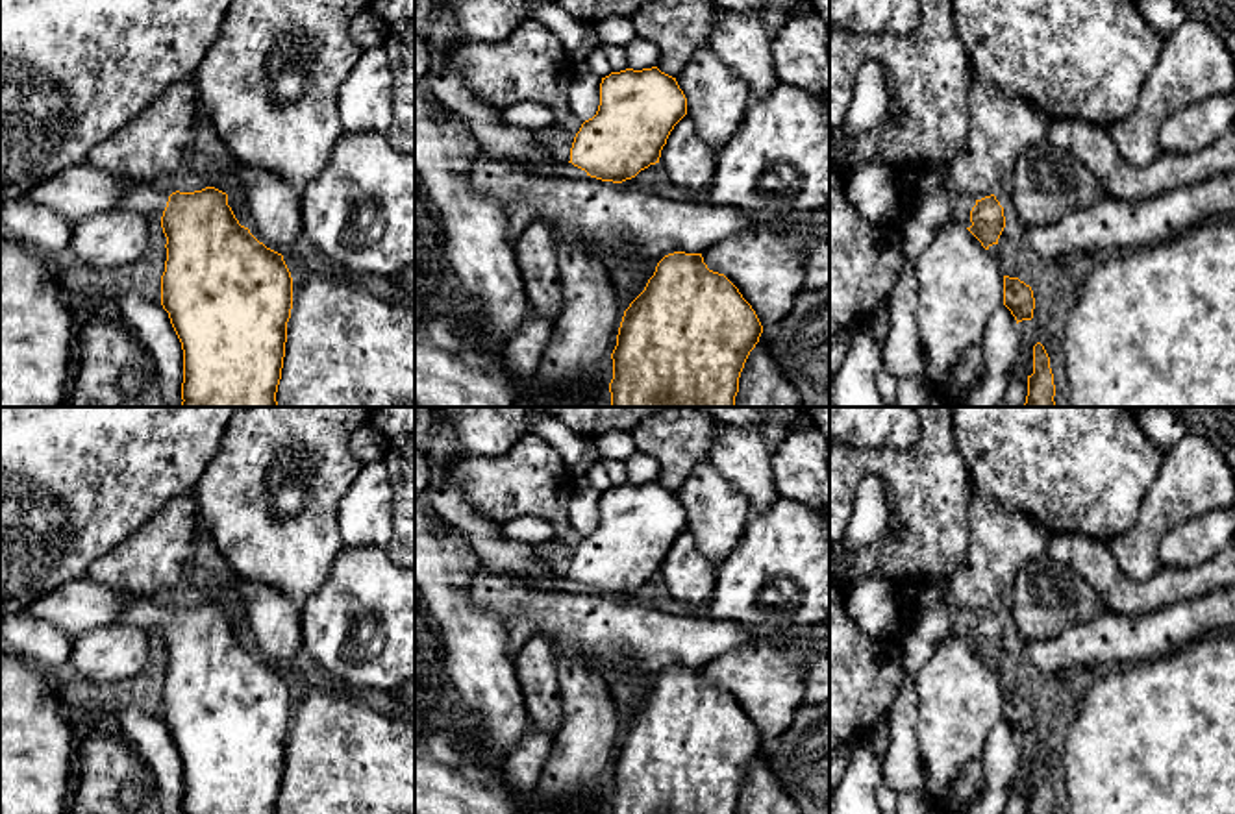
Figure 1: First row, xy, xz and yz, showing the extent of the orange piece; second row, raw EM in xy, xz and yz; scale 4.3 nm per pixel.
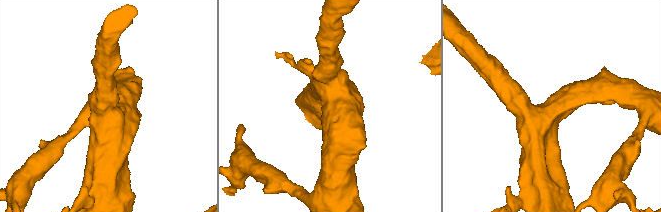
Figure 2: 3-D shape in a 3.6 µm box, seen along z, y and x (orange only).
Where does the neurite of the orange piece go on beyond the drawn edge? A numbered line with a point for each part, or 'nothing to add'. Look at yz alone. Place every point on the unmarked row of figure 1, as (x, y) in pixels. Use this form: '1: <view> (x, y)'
1: yz (1004, 613)

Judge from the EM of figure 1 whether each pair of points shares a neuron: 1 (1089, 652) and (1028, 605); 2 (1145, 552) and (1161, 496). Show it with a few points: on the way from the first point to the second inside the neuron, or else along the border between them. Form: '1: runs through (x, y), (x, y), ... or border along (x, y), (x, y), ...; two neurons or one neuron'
1: border along (1102, 615), (1076, 622), (1054, 637), (1026, 641); two neurons
2: runs through (1145, 539), (1161, 509); one neuron

